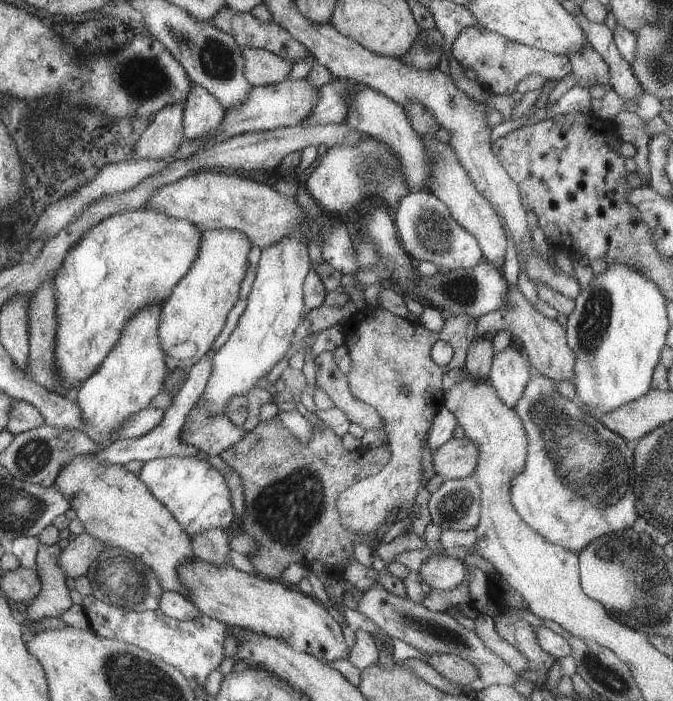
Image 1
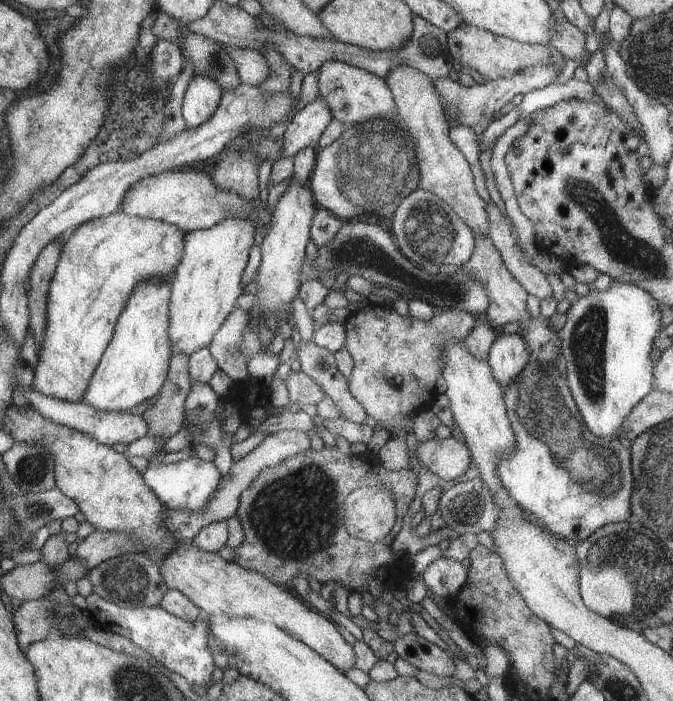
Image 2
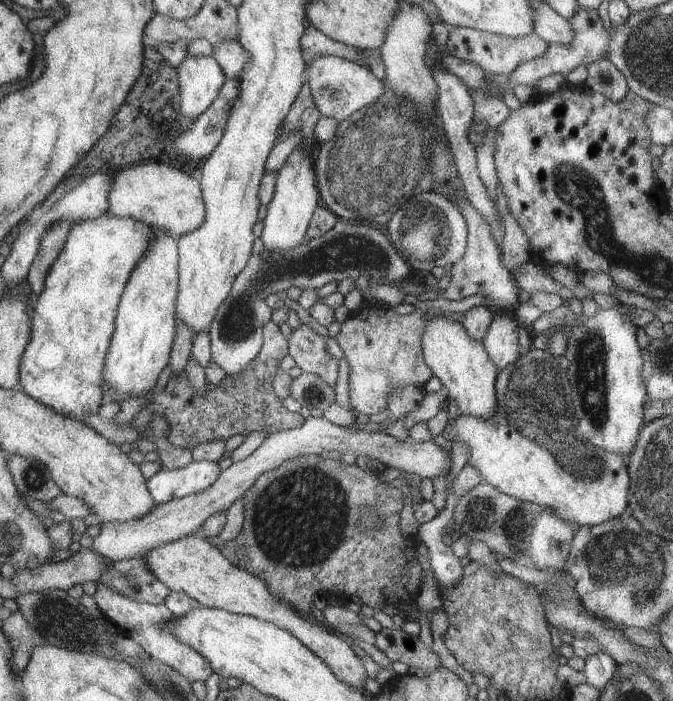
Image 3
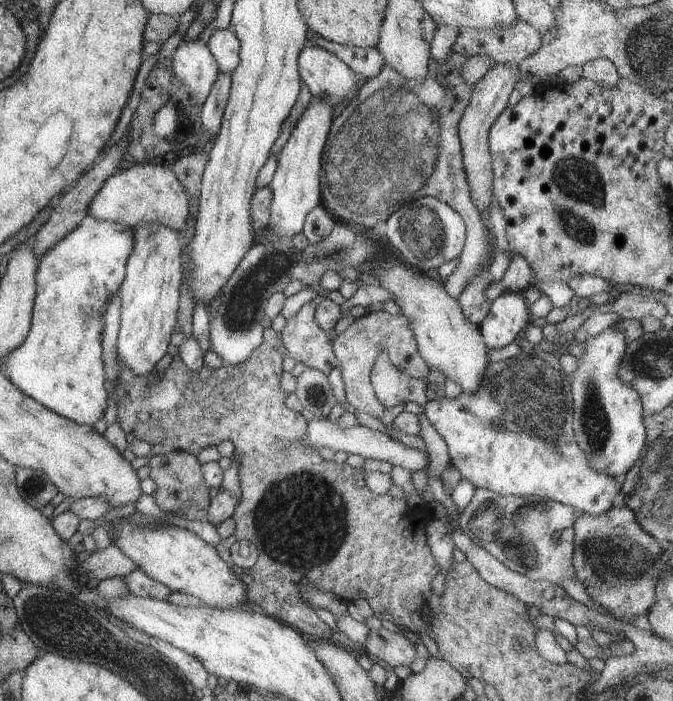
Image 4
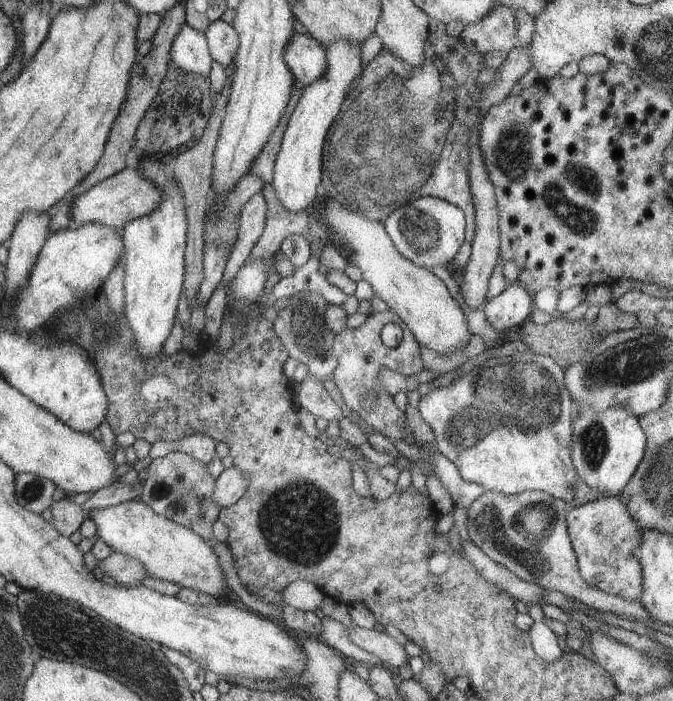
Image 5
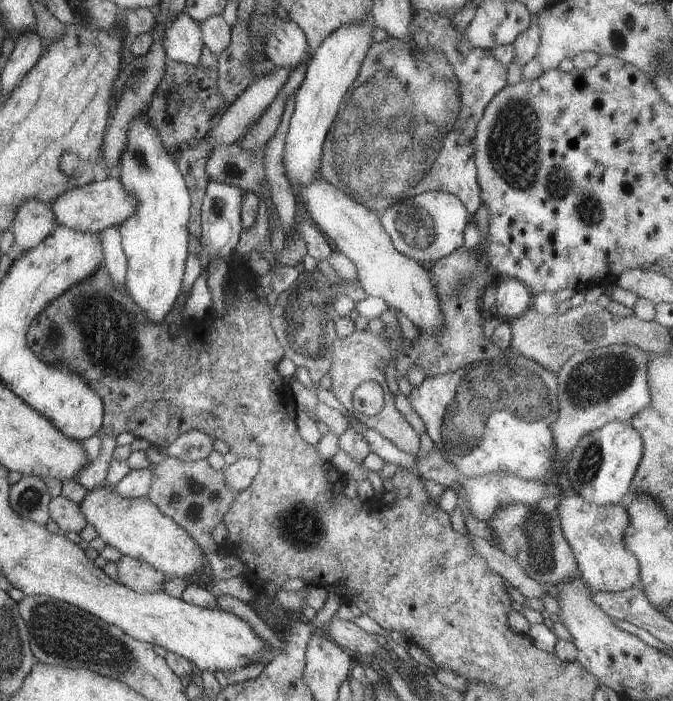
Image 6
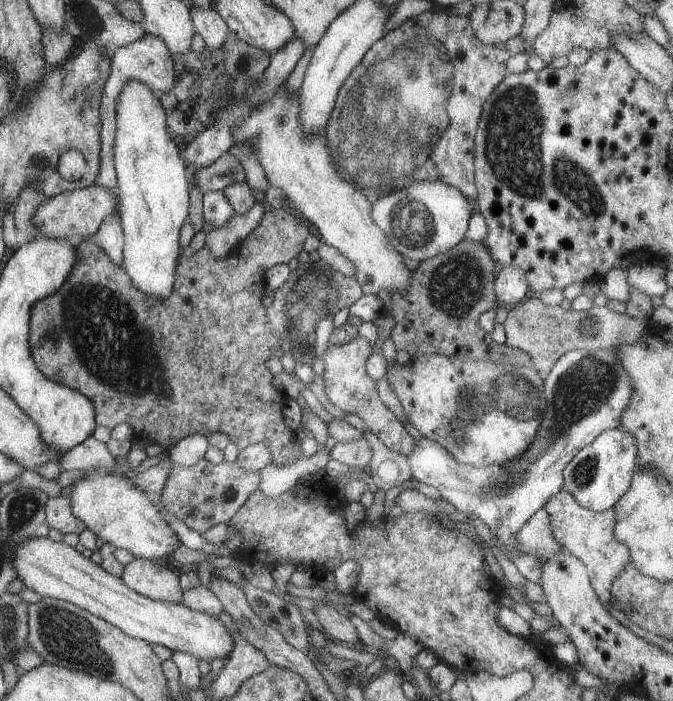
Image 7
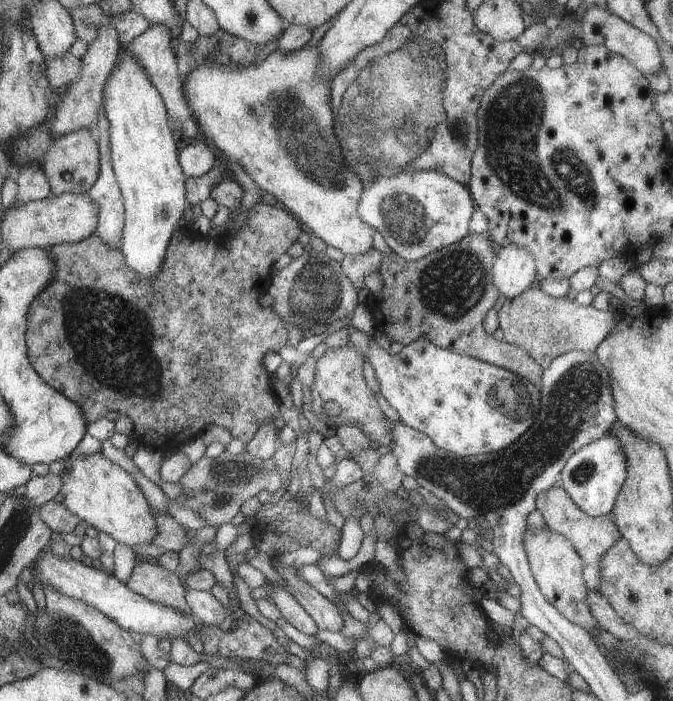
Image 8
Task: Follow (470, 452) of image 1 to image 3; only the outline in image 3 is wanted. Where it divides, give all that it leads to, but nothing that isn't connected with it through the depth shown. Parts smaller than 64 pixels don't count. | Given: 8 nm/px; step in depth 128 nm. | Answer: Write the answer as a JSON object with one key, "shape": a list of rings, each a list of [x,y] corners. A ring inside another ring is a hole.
{"shape":[[[307,417],[301,427],[281,430],[268,434],[262,439],[260,446],[251,452],[249,456],[239,462],[232,462],[228,468],[221,470],[215,482],[195,494],[185,495],[178,499],[171,499],[164,503],[155,504],[147,514],[141,518],[133,518],[127,522],[107,522],[100,525],[100,531],[91,542],[91,550],[99,552],[99,556],[115,562],[133,557],[142,558],[145,552],[149,552],[155,546],[161,546],[165,542],[173,542],[177,538],[198,534],[198,529],[205,518],[209,518],[215,512],[226,510],[233,500],[242,496],[243,492],[257,480],[259,474],[277,468],[281,462],[301,455],[319,455],[323,451],[337,451],[356,456],[367,456],[373,462],[381,462],[387,468],[397,469],[405,473],[414,474],[419,478],[433,480],[435,476],[445,475],[451,466],[450,454],[437,448],[431,439],[427,442],[415,442],[409,437],[404,440],[396,439],[383,431],[373,430],[365,432],[356,428],[347,428],[344,424],[331,424],[329,420],[320,417]]]}

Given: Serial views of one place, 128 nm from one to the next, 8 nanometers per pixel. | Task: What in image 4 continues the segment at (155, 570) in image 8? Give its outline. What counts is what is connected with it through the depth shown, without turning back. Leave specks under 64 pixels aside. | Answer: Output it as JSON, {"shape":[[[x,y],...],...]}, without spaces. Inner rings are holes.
{"shape":[[[112,544],[105,550],[93,552],[83,563],[77,563],[79,575],[86,572],[89,577],[99,581],[113,577],[123,578],[135,569],[137,569],[136,564]]]}

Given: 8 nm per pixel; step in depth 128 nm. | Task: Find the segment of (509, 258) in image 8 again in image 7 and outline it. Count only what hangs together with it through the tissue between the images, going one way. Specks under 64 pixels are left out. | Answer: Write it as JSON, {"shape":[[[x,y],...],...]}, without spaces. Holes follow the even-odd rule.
{"shape":[[[499,266],[494,279],[494,292],[499,305],[507,309],[530,295],[523,270],[515,266]]]}

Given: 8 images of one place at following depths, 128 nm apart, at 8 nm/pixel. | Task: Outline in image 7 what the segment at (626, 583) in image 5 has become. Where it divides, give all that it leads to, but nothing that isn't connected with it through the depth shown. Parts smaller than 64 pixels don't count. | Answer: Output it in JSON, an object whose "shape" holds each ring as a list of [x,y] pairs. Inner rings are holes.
{"shape":[[[563,488],[557,494],[549,496],[543,508],[549,514],[553,538],[559,546],[583,562],[591,588],[595,591],[599,602],[606,605],[606,602],[610,601],[609,588],[613,578],[623,570],[627,562],[631,561],[629,550],[614,536],[615,510],[611,507],[603,512],[591,512],[588,508],[582,507]]]}

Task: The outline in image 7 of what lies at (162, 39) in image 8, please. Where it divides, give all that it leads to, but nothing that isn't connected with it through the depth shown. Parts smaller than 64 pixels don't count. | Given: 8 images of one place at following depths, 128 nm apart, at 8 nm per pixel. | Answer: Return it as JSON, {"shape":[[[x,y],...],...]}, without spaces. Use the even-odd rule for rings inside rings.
{"shape":[[[145,33],[139,40],[131,42],[131,44],[123,47],[112,49],[112,57],[110,58],[110,72],[101,88],[101,98],[99,100],[99,142],[100,155],[97,178],[95,184],[109,190],[117,199],[117,181],[113,164],[113,140],[115,136],[115,104],[117,104],[117,96],[121,92],[121,88],[125,86],[125,82],[129,80],[137,80],[152,90],[156,94],[165,94],[177,80],[175,80],[175,64],[172,55],[164,42],[159,40],[157,36]],[[117,211],[115,214],[109,214],[109,216],[103,218],[103,222],[99,224],[99,228],[91,236],[91,240],[109,256],[109,260],[113,264],[121,265],[124,236],[120,224],[120,216]]]}

